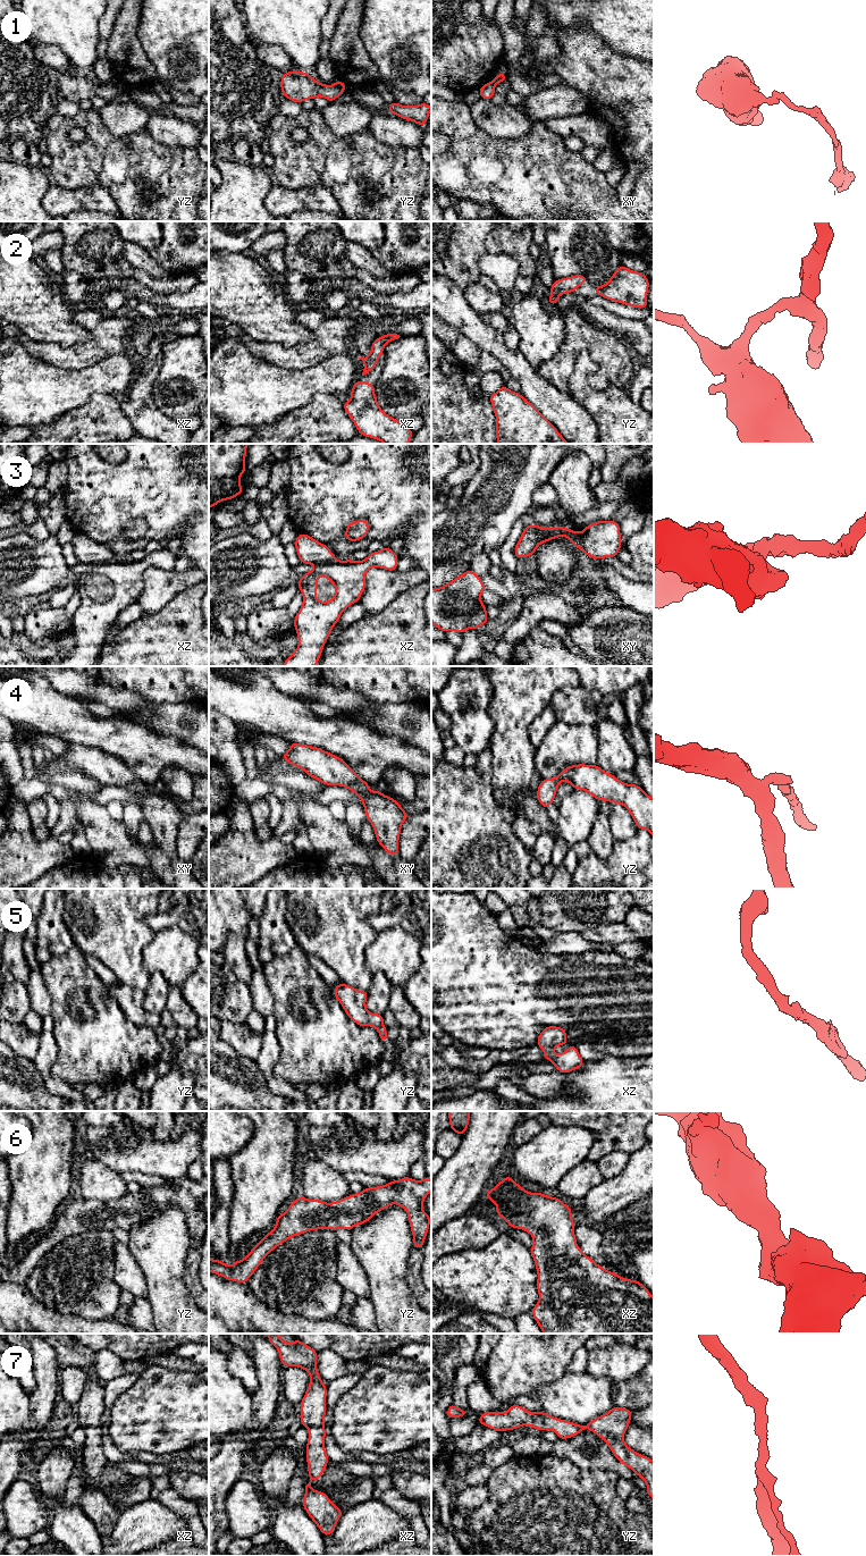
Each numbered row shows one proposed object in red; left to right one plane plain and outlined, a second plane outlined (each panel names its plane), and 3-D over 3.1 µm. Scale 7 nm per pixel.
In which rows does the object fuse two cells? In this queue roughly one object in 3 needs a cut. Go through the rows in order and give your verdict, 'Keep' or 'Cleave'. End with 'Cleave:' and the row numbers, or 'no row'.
1: Cleave
2: Keep
3: Cleave
4: Keep
5: Keep
6: Keep
7: Keep
Cleave: 1, 3

